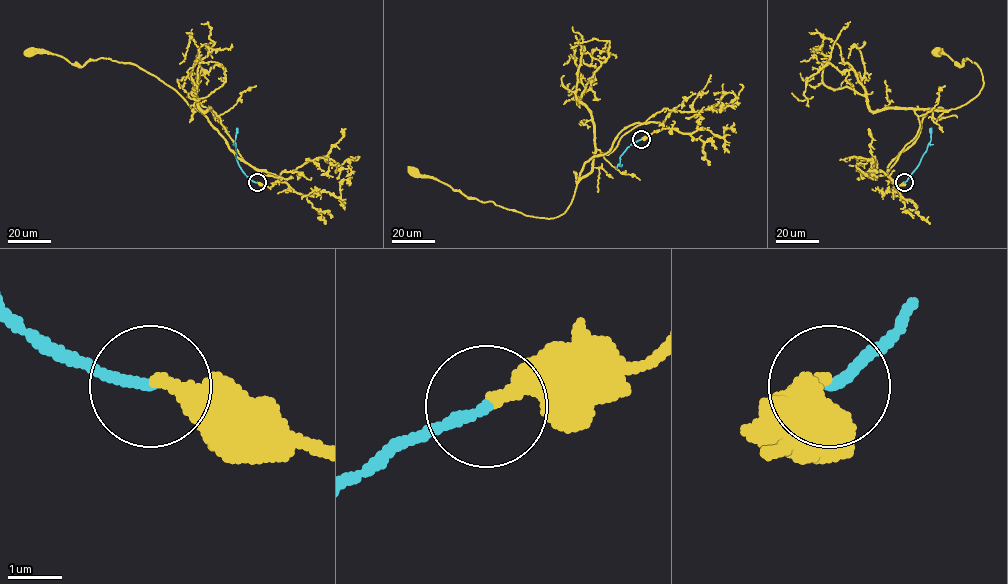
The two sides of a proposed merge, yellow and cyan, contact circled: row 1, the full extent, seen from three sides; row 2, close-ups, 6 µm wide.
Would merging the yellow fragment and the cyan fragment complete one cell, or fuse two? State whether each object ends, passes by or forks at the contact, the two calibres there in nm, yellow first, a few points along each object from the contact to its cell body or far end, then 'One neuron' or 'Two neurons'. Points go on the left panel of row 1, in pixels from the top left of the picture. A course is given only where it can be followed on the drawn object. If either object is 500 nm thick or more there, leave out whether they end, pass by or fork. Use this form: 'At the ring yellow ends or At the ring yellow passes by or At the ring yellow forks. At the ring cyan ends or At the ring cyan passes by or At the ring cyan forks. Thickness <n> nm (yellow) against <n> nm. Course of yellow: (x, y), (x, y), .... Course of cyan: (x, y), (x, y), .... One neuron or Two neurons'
At the ring yellow ends. At the ring cyan ends. Thickness 320 nm (yellow) against 200 nm. Course of yellow: (257, 182), (278, 179), (242, 161), (154, 76), (108, 58), (76, 66), (30, 53). Course of cyan: (257, 182), (245, 174), (237, 161), (237, 128). One neuron

